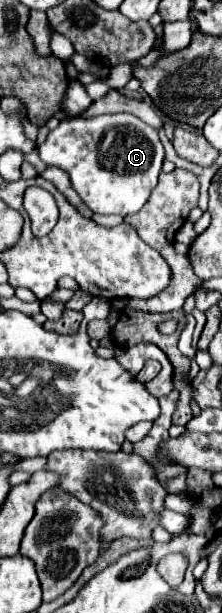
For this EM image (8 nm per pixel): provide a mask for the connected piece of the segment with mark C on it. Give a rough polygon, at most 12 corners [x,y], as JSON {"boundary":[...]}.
{"boundary":[[131,113],[63,119],[39,145],[93,213],[147,203],[163,163]]}

